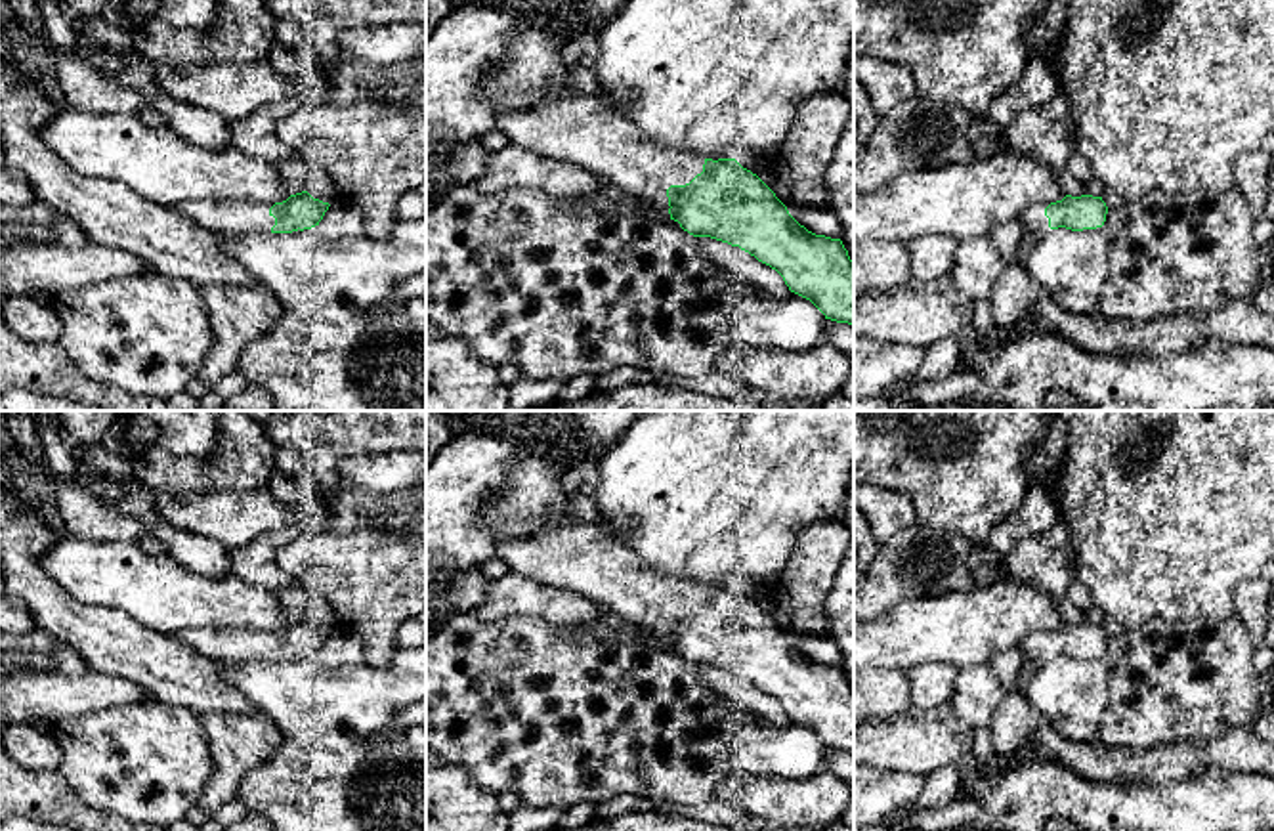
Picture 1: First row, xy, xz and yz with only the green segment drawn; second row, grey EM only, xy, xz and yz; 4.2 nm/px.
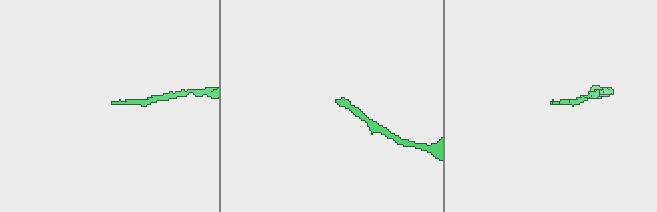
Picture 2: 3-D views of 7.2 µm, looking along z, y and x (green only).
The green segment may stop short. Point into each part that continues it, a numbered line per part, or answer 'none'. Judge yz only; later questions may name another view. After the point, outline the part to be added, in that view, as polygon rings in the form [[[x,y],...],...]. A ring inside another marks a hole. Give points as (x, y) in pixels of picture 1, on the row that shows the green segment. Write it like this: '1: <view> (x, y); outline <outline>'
1: yz (1034, 222); outline [[[1033,202],[1020,218],[1022,229],[1037,239],[1039,235],[1051,231],[1049,218],[1045,216],[1045,208],[1049,202]]]

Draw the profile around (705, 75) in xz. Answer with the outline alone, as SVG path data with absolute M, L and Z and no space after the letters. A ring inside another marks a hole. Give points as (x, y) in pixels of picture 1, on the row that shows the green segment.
M628 0L598 32L598 48L602 96L632 96L621 120L636 124L646 139L732 159L732 149L777 149L804 97L842 92L854 52L854 0Z

